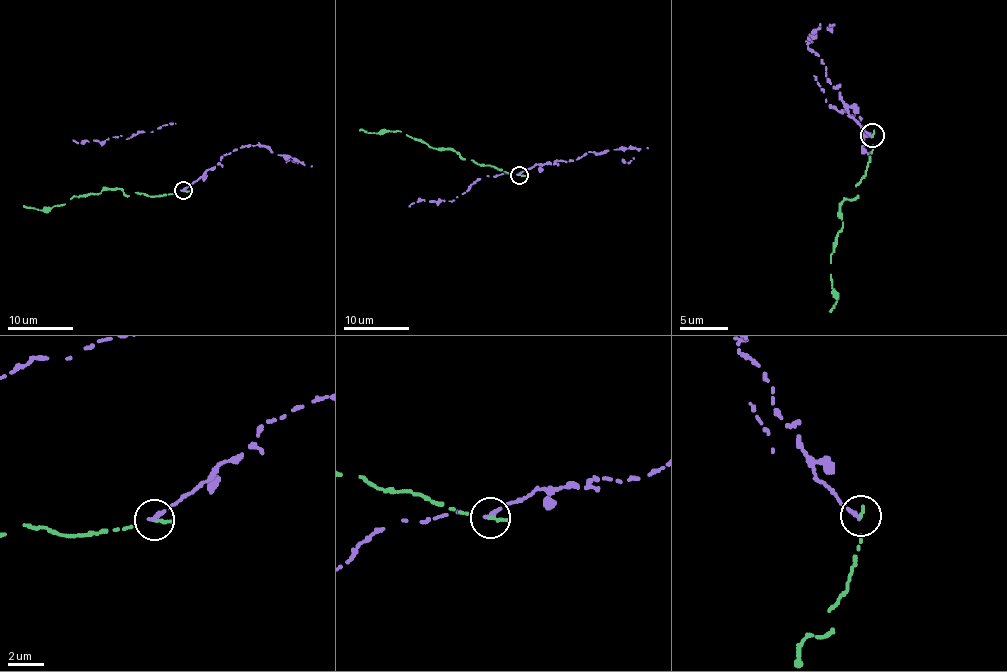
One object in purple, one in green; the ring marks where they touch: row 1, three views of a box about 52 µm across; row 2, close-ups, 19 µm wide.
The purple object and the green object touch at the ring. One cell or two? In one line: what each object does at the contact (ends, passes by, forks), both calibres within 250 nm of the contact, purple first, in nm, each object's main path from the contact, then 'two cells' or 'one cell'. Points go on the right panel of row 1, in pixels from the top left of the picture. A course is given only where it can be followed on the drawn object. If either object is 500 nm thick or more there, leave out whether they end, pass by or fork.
purple ends; green ends; calibres 260 and 180 nm; course purple (872, 134), (850, 117), (838, 88), (826, 75), (822, 58), (810, 48), (812, 31), (819, 24); course green (872, 134), (857, 196), (841, 204), (843, 226), (831, 256), (838, 298), (829, 312); two cells

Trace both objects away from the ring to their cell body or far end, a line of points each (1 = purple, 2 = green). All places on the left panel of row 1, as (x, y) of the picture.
1: (183, 190), (218, 165), (224, 155), (250, 144), (265, 146), (311, 166)
2: (183, 190), (160, 196), (103, 189), (40, 210), (24, 206)

